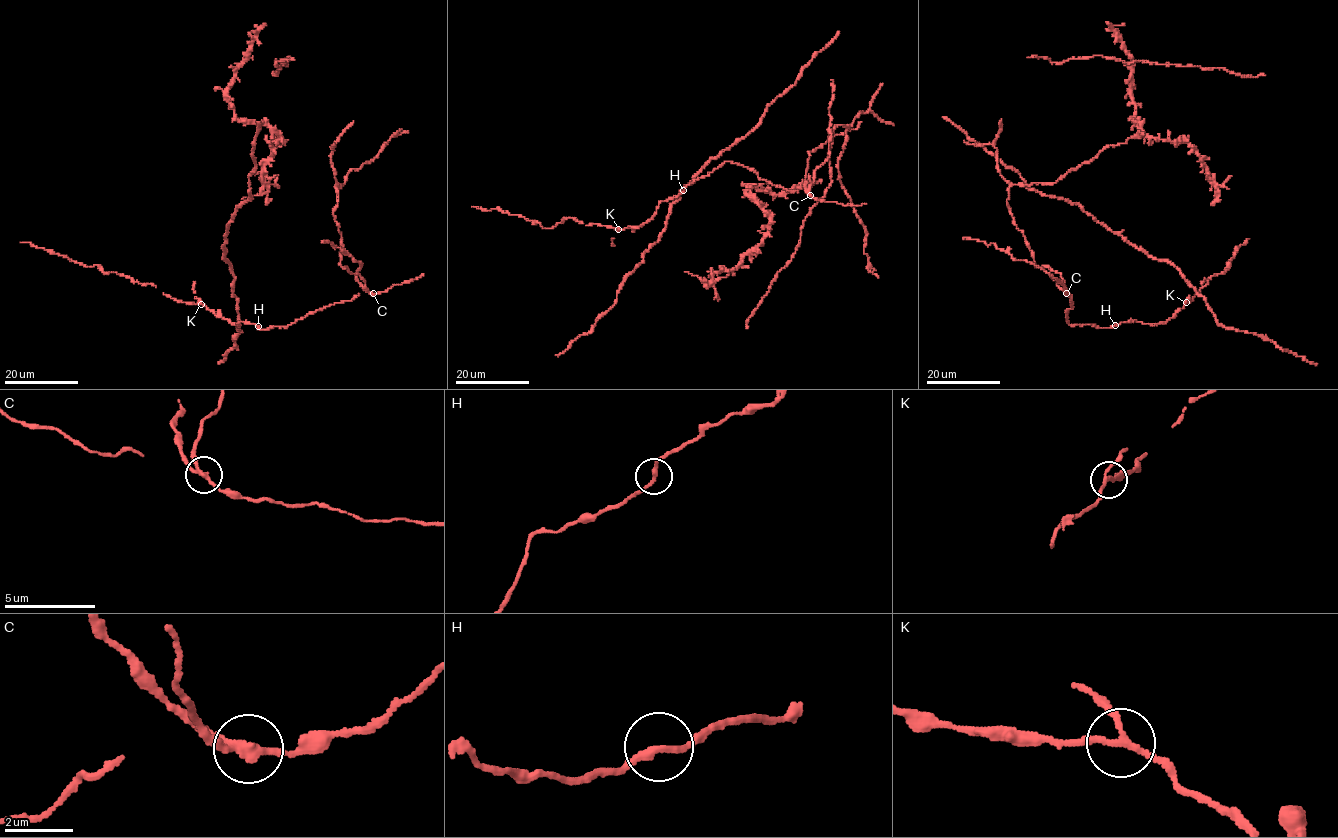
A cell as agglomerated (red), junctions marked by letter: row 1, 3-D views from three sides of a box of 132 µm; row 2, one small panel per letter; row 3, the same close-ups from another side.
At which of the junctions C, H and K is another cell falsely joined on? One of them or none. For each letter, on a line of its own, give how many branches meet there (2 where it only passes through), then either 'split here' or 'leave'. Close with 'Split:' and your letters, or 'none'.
C: 3 | split here
H: 2 | leave
K: 3 | leave
Split: C

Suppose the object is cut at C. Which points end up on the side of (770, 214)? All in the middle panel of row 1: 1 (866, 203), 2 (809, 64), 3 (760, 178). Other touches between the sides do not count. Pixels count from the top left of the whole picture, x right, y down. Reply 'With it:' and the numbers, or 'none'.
With it: none

